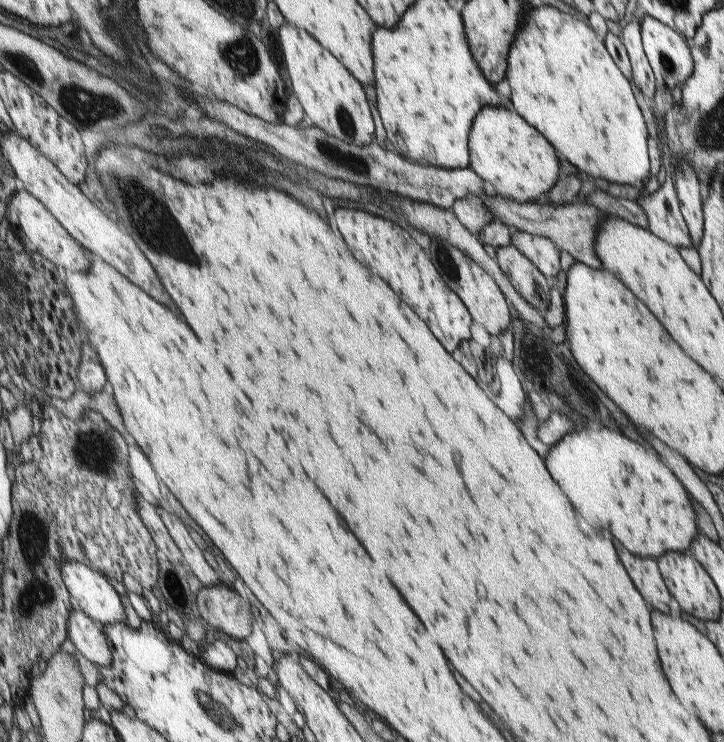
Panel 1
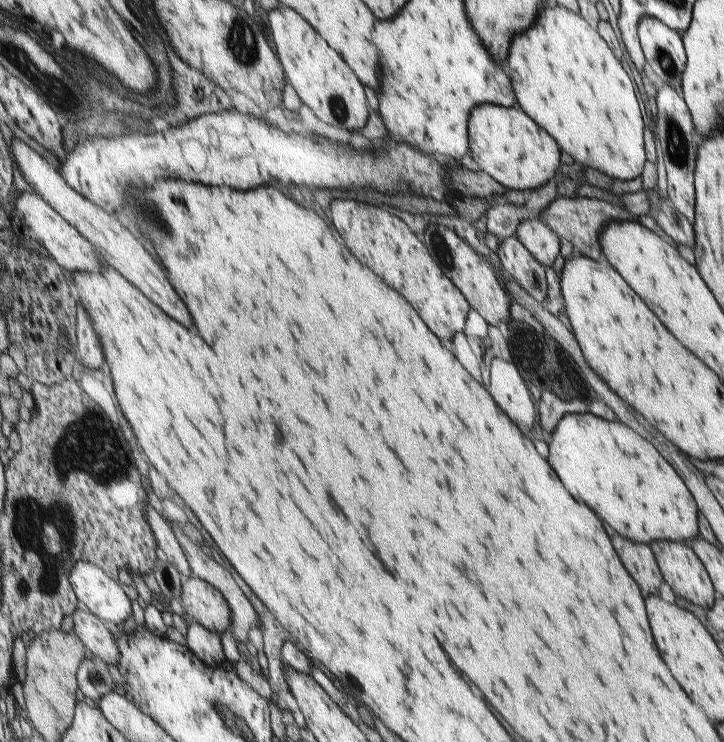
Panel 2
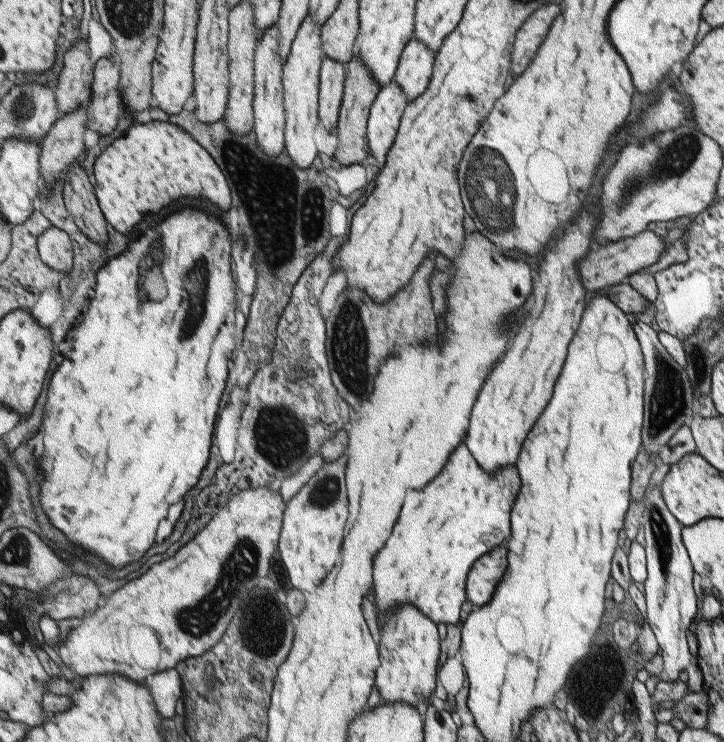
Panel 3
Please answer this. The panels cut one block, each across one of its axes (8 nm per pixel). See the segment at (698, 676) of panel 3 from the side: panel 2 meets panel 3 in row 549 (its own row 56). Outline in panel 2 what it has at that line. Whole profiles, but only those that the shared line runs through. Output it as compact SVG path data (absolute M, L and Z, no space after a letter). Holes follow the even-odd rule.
M649 16L640 19L637 32L646 61L654 74L668 86L679 89L687 61L681 33Z

